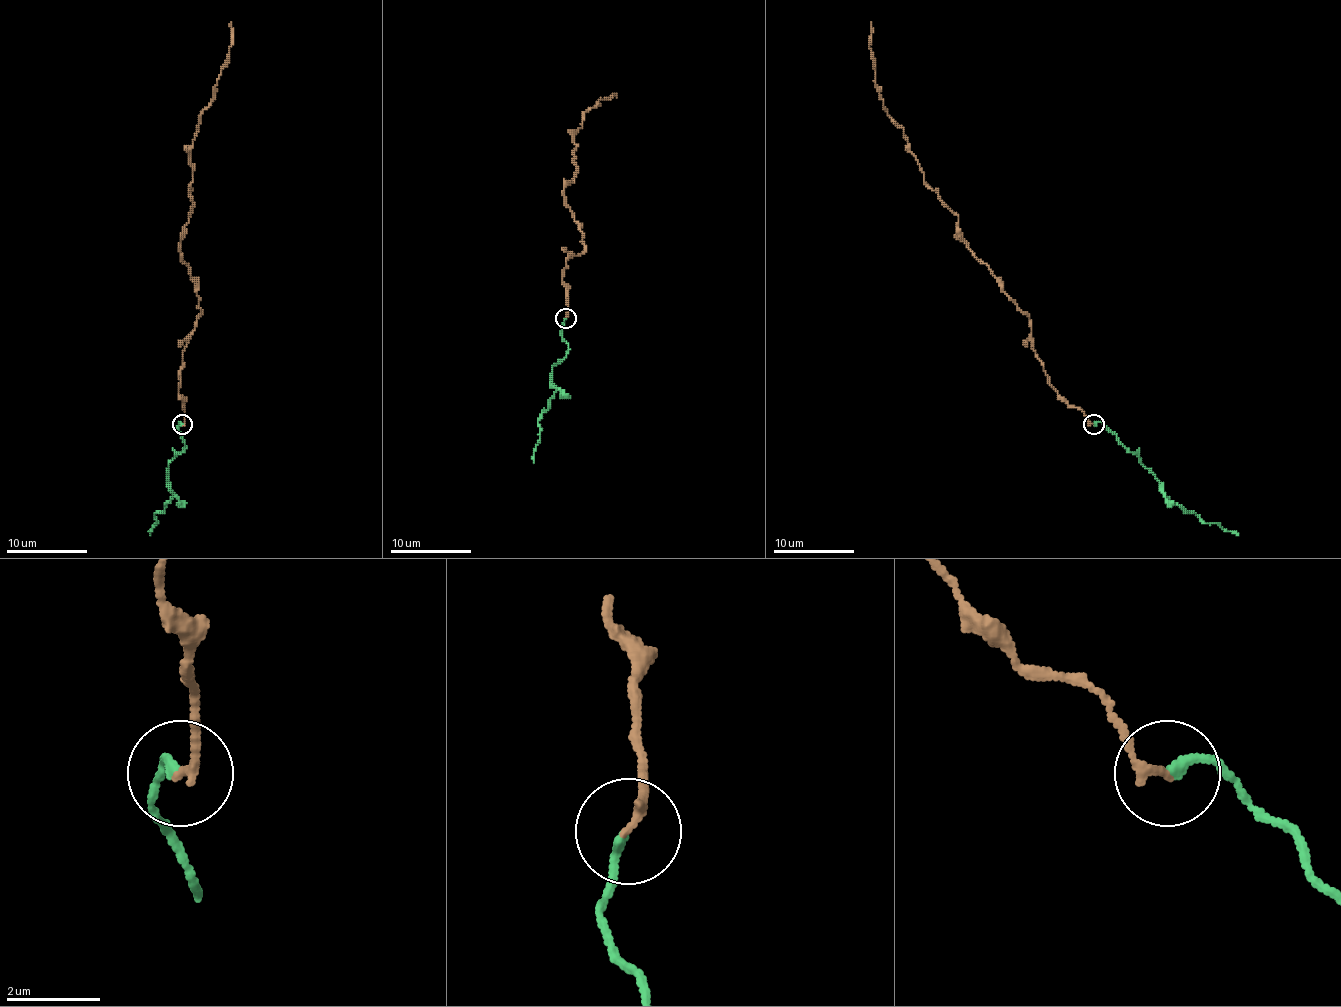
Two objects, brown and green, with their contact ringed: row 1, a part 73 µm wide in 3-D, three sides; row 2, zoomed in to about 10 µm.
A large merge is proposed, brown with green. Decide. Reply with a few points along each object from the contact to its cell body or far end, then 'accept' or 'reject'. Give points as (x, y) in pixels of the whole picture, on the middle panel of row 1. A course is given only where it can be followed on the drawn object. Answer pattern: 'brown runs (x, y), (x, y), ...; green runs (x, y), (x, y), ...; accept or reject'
brown runs (566, 319), (566, 260), (584, 250), (580, 225), (564, 193), (576, 171), (574, 134), (582, 116), (615, 95); green runs (566, 319), (562, 335), (568, 353), (552, 367), (556, 392), (538, 422), (540, 442), (533, 463); accept

